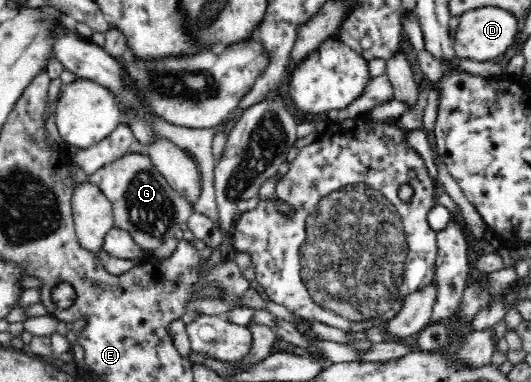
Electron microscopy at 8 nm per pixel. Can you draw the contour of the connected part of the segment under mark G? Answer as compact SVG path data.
M130 153L117 159L113 163L98 169L88 176L112 203L114 214L114 228L121 229L131 236L143 250L160 248L168 239L177 237L181 233L181 225L188 224L189 217L195 212L192 203L179 191L175 191L169 182L159 173L146 153Z

